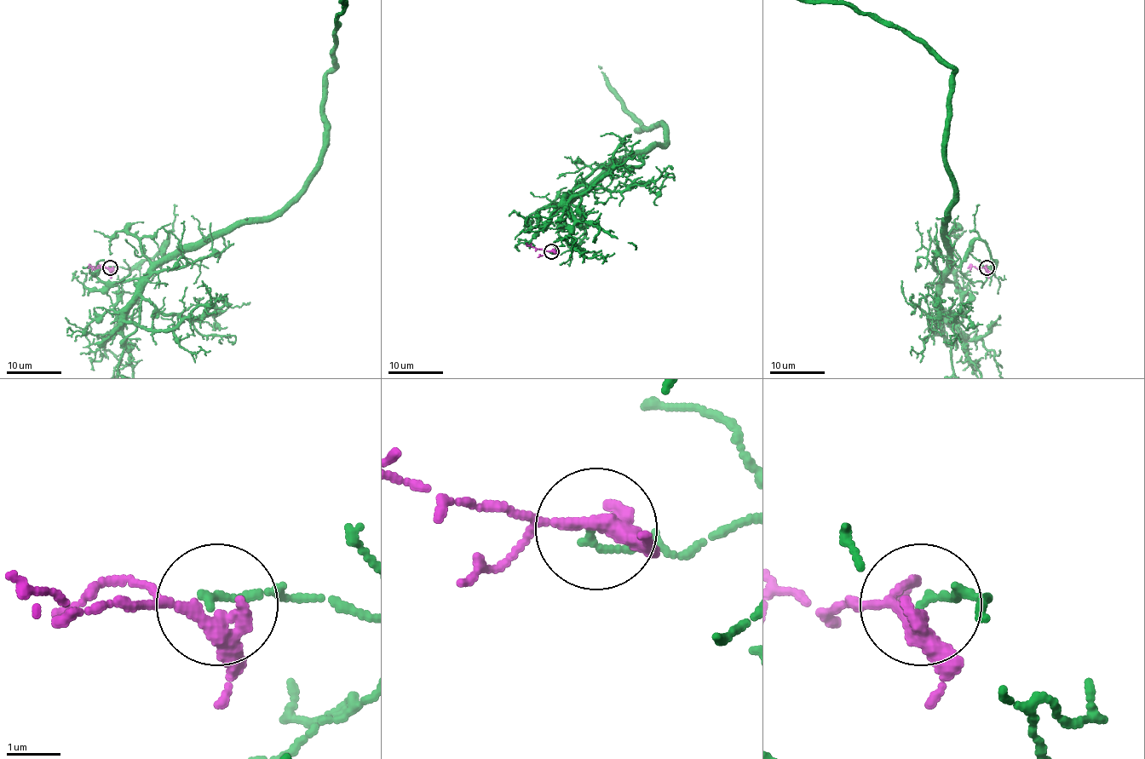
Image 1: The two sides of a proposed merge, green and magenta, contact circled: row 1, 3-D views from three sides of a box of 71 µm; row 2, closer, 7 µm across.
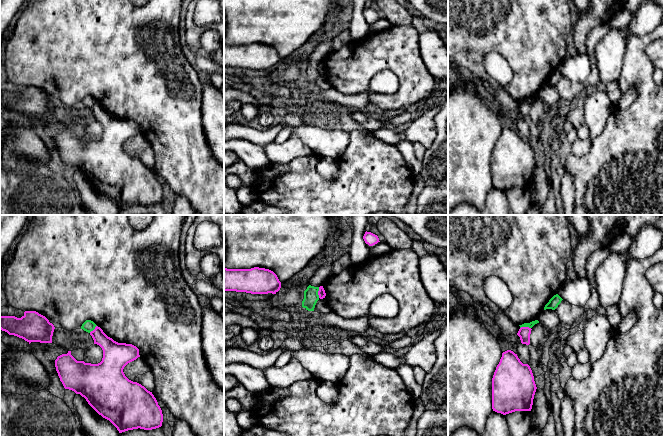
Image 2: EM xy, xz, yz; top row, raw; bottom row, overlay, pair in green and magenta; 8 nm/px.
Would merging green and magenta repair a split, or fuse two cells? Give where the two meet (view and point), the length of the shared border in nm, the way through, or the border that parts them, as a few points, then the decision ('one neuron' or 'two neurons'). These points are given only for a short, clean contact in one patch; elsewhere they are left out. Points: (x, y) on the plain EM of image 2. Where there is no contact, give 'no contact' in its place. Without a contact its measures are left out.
contact xz (317, 68); length 90 nm; border xz (319, 63), (318, 73); two neurons

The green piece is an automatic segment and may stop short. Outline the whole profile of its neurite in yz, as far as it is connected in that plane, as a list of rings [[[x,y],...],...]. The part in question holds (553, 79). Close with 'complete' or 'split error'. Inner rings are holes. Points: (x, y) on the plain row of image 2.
[[[554,71],[550,76],[549,78],[545,81],[544,83],[544,86],[546,85],[552,85],[552,86],[555,86],[558,81],[561,79],[563,75],[558,71]]]; complete

